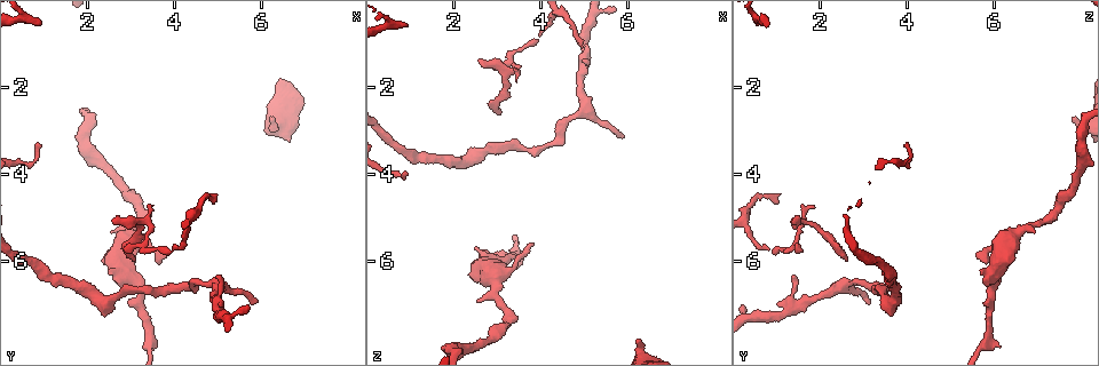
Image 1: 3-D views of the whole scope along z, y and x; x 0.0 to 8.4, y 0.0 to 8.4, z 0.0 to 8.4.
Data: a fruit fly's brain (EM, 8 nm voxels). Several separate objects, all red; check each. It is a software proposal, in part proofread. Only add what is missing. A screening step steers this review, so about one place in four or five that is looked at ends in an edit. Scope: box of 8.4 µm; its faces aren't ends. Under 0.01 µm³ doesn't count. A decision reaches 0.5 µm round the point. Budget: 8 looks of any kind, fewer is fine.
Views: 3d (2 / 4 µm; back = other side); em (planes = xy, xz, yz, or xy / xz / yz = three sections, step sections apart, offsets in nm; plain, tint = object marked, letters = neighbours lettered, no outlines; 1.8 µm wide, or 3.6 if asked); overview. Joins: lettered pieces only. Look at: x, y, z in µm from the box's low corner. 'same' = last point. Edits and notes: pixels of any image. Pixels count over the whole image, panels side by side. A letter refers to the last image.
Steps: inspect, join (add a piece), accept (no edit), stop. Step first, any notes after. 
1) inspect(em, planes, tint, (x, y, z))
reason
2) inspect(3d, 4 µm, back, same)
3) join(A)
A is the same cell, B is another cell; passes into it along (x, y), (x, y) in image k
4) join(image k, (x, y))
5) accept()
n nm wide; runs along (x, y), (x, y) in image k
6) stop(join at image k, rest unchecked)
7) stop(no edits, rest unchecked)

inspect(em, planes, letters, (5.00, 6.35, 1.35))
branch stops here

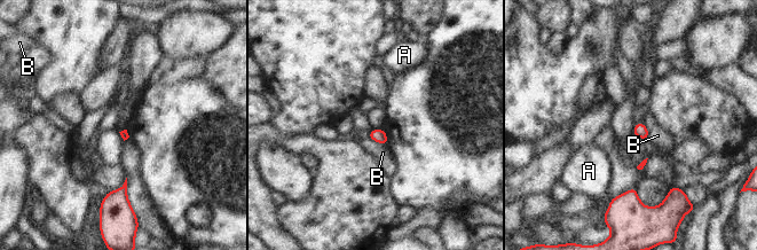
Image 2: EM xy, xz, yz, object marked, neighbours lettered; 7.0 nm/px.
accept()
A and B are other cells; border along (368, 135), (378, 142), (387, 145) in image 2; no lettered piece goes on from it

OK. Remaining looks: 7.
inspect(em, xy, step 4, tint, (4.90, 4.45, 1.05))
branch stops here

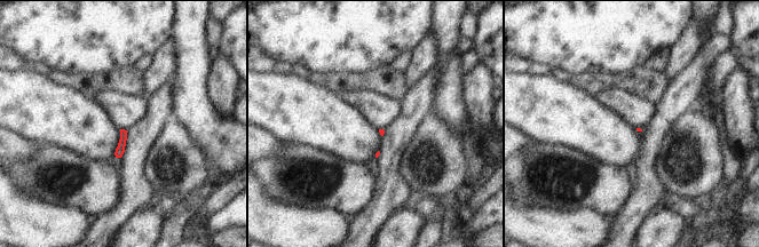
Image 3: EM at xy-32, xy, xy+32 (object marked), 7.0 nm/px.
inspect(em, planes, letters, same)
cut it another way

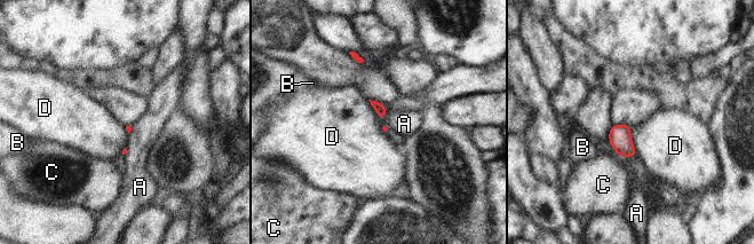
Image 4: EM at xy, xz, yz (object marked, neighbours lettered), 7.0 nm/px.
accept()
A, B, C and D are other cells; border along (628, 125), (635, 156) in image 4; no lettered piece goes on from it

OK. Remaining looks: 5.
inspect(em, planes, letters, (5.85, 6.95, 3.15))
thin end

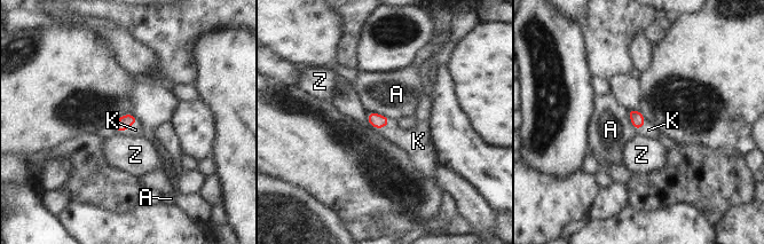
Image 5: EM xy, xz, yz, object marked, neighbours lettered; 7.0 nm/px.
join(K)
K is the same cell, A and Z are other cells; passes into it along (124, 122), (128, 127), (135, 130) in image 5; it goes on there

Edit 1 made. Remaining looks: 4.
stop(join at image 5, rest unchecked)

